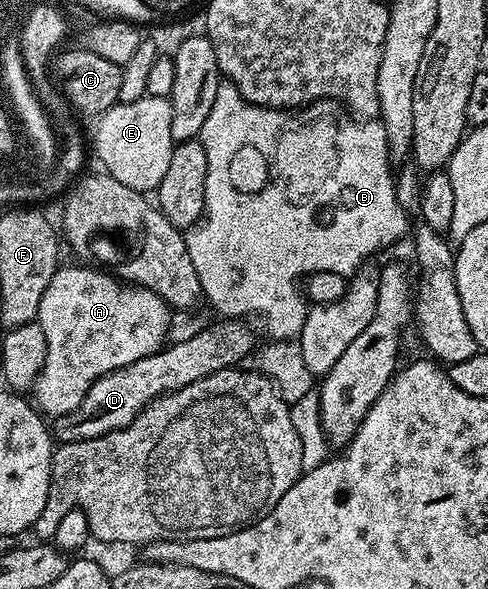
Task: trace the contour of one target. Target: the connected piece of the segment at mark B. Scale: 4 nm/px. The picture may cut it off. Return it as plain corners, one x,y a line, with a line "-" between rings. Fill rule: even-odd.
220,81
217,88
217,100
213,100
213,109
209,111
208,118
201,128
197,141
205,148
205,160
207,161
207,171
205,172
205,208
203,209
202,219
195,223
190,230
186,231
185,237
187,247
189,248
189,260
193,260
193,268
197,271
197,280
201,280
201,288
203,289
203,298
210,301
212,306
223,315
222,317
242,317
247,318
255,314
261,316
265,322
265,328
268,334
273,337
274,341
288,341
298,337
304,322
307,319
307,311
309,304
301,291
300,282
304,276
310,276
317,272
337,272
344,276
351,276
360,269
359,266
363,260
370,256
378,246
387,246
394,238
399,238
403,234
403,229
407,226
408,215
397,204
397,196
395,195
395,181
393,177
393,163
390,154
387,153
386,145
381,144
380,130
381,126
375,120
360,120
358,117
350,116
346,118
343,114
338,114
335,110
330,110
327,104
312,104
302,112
296,113
294,116
287,116
284,122
279,122
281,117
280,111
270,109
266,106
252,106
246,102
241,96
239,90
232,82
-
279,160
287,160
287,164
275,166
273,170
269,170
269,180
267,186
273,186
277,190
277,202
275,204
265,204
265,206
257,206
251,198
251,204
237,204
237,210
255,210
255,208
273,208
271,216
233,216
233,202
231,202
231,192
237,188
243,188
241,182
245,182
245,178
241,174
241,168
245,168
247,162
251,162
253,166
261,166
264,168
267,164
279,164

